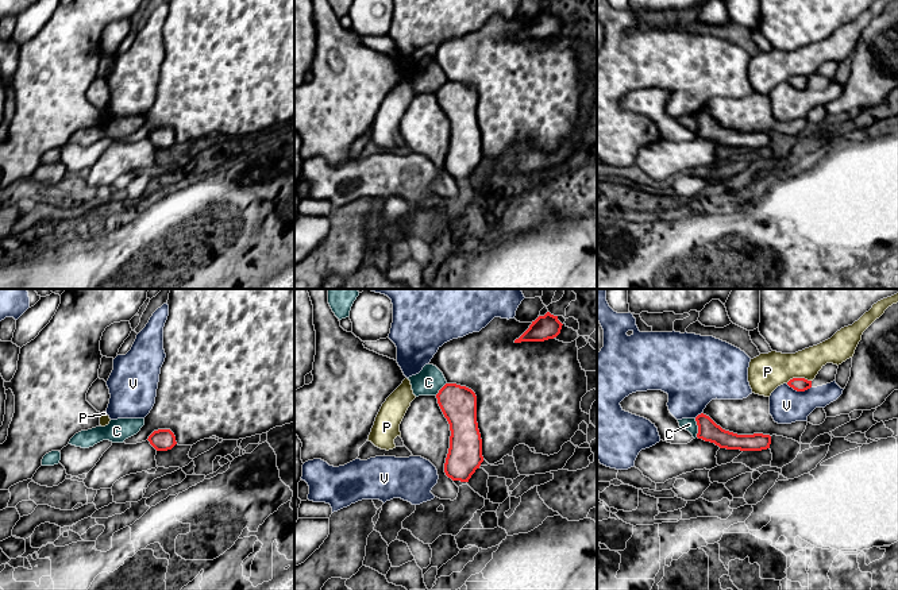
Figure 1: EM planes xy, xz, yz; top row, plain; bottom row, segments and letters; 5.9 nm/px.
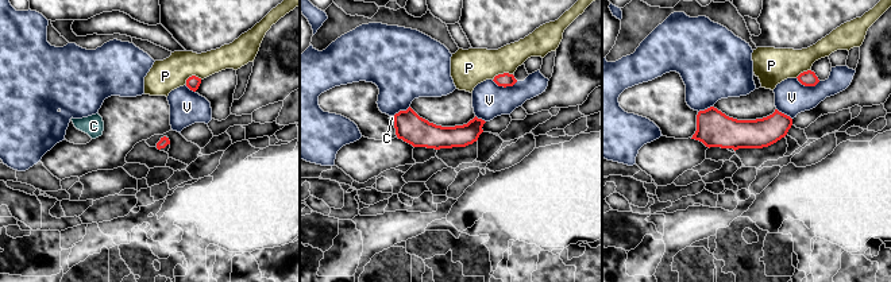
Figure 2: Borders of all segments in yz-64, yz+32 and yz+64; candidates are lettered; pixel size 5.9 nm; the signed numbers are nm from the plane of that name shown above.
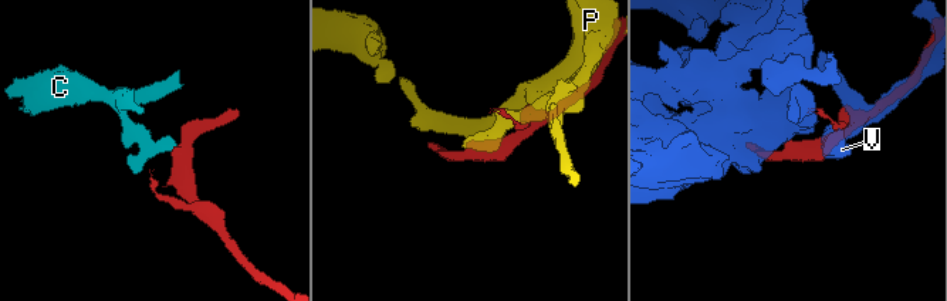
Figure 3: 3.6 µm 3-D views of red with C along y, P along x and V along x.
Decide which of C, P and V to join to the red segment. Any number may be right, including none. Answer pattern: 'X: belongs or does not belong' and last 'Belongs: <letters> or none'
C: does not belong
P: does not belong
V: does not belong
Belongs: none

